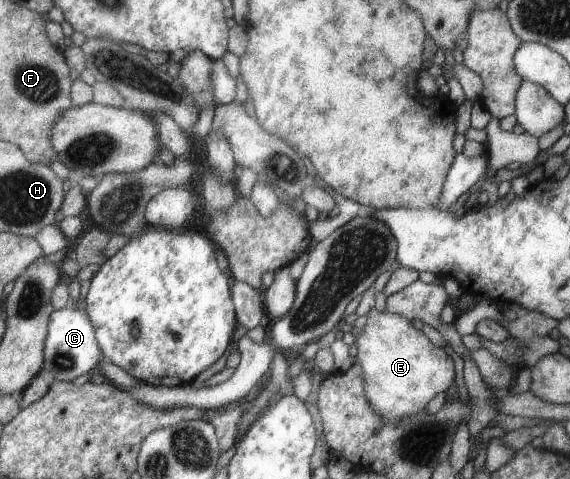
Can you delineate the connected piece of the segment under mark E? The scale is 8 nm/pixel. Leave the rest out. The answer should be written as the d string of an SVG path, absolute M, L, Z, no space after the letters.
M372 307L367 314L365 327L358 335L356 346L358 346L356 360L364 372L365 395L368 396L373 409L385 421L398 420L424 410L424 406L434 396L440 392L446 393L446 390L452 386L454 364L452 364L450 354L446 354L442 347L435 346L430 342L422 330L416 330L402 315L386 311L379 312L375 307Z

